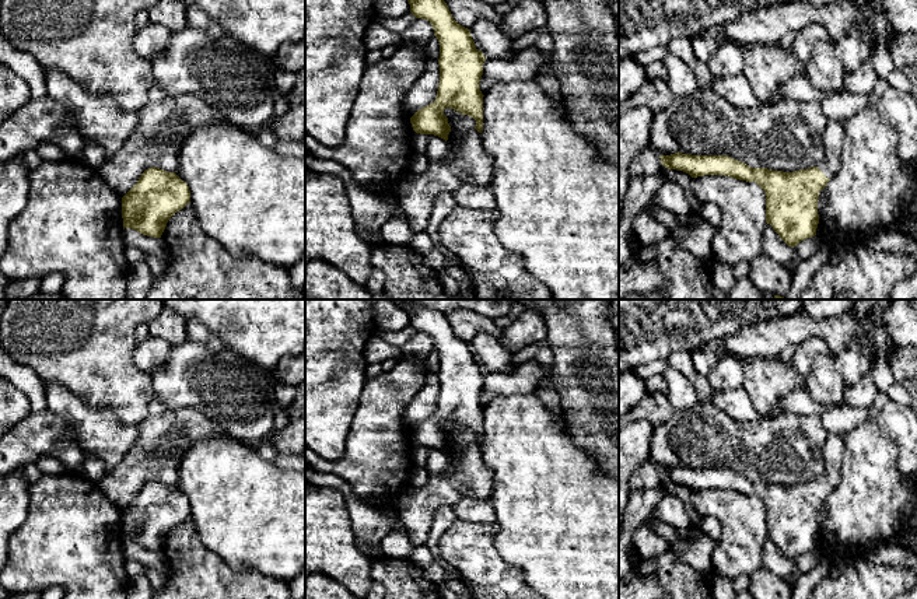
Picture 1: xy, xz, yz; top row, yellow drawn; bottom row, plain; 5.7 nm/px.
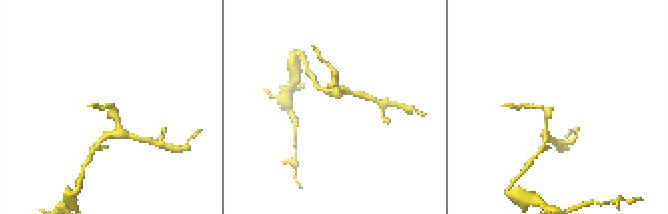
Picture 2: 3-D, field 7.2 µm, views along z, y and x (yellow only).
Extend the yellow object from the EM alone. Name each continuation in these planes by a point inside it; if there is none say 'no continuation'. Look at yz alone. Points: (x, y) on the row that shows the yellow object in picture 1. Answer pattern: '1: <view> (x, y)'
1: yz (833, 133)

